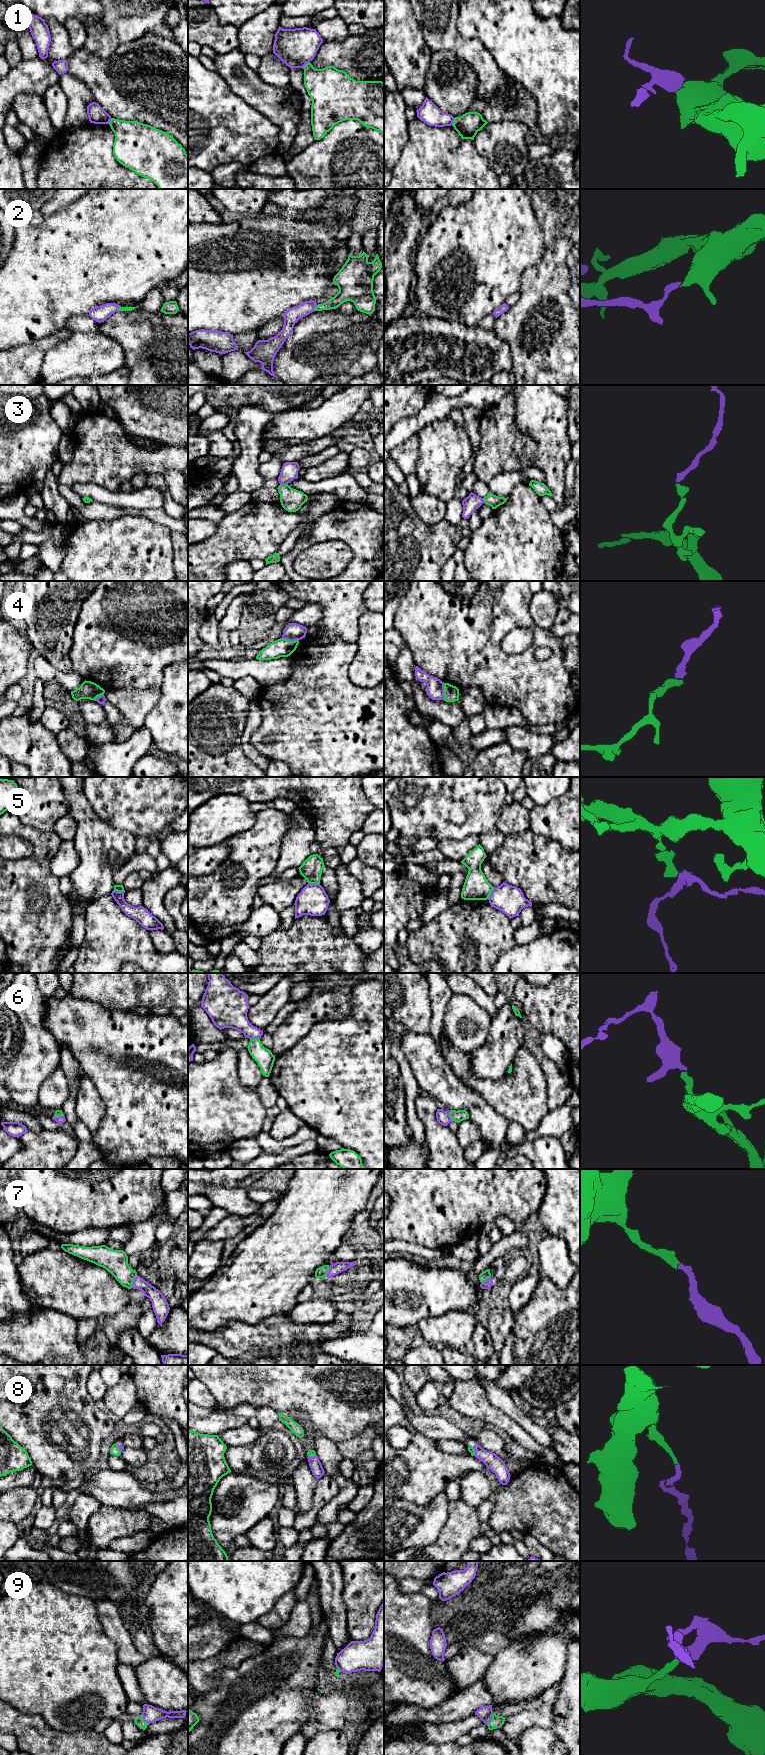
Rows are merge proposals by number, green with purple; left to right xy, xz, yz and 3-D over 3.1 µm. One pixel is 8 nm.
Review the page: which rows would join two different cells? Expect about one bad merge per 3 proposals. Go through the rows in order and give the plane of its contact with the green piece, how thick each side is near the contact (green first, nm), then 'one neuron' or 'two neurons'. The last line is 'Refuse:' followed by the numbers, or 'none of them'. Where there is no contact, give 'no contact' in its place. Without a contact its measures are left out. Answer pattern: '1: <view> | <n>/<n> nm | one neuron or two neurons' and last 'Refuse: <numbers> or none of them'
1: xz | 320/300 nm | two neurons
2: xz | 100/120 nm | one neuron
3: xz | 180/140 nm | one neuron
4: xz | 140/140 nm | two neurons
5: xz | 180/240 nm | two neurons
6: xz | 150/200 nm | one neuron
7: xy | 190/110 nm | one neuron
8: yz | 50/120 nm | one neuron
9: yz | 100/120 nm | one neuron
Refuse: 1, 4, 5

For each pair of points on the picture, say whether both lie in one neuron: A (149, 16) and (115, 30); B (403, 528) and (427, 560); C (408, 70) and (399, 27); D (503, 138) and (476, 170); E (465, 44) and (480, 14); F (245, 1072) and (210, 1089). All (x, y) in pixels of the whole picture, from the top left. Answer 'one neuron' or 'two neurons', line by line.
A: one neuron
B: one neuron
C: one neuron
D: two neurons
E: two neurons
F: two neurons

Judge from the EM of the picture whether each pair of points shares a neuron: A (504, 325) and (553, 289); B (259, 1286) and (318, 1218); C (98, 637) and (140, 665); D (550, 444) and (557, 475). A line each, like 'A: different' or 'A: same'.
A: same
B: same
C: same
D: same

